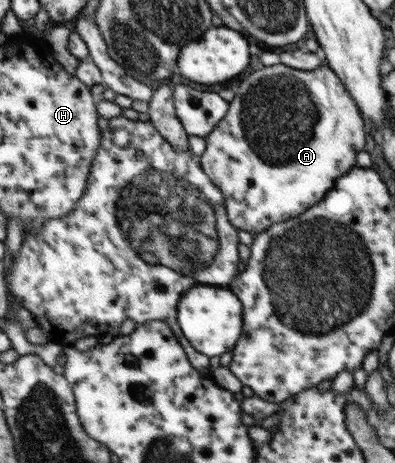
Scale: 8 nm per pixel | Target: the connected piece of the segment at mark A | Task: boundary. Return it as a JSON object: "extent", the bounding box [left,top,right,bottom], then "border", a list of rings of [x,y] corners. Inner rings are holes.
{"extent":[197,63,365,234],"border":[[[323,63],[311,71],[271,65],[251,73],[241,83],[225,117],[205,137],[205,151],[197,160],[211,183],[221,190],[231,225],[258,234],[274,223],[305,213],[325,198],[336,179],[356,165],[356,155],[365,145],[363,123],[356,101],[329,65]]]}

